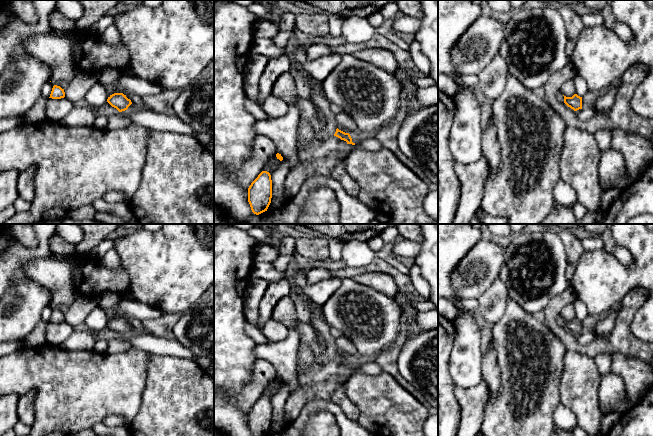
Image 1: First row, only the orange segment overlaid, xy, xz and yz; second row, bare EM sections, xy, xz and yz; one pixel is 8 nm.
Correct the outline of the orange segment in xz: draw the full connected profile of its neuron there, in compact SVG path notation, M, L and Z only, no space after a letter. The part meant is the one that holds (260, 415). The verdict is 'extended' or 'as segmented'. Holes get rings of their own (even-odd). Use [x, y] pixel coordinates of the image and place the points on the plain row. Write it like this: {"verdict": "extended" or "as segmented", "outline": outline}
{"verdict": "as segmented", "outline": "M262 395L248 412L248 426L252 436L267 435L272 422L272 404L267 395Z"}

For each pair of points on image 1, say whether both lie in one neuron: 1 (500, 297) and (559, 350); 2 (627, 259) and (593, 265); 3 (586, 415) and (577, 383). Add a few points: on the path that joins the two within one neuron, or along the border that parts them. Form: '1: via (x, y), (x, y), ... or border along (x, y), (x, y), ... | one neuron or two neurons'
1: border along (509, 297), (504, 314), (495, 323) | two neurons
2: border along (617, 244), (630, 253), (630, 265) | two neurons
3: via (586, 407), (579, 391) | one neuron

